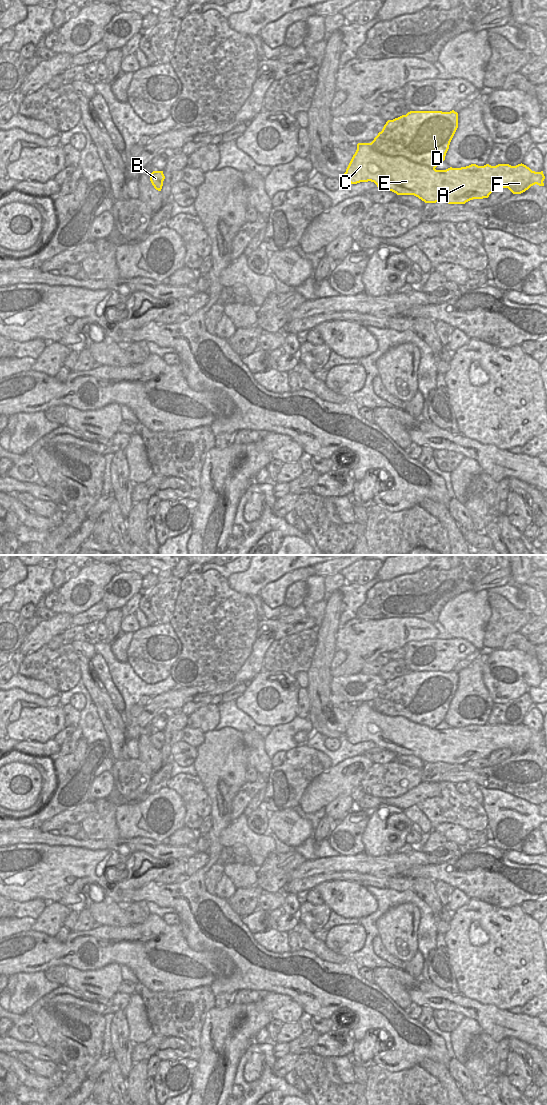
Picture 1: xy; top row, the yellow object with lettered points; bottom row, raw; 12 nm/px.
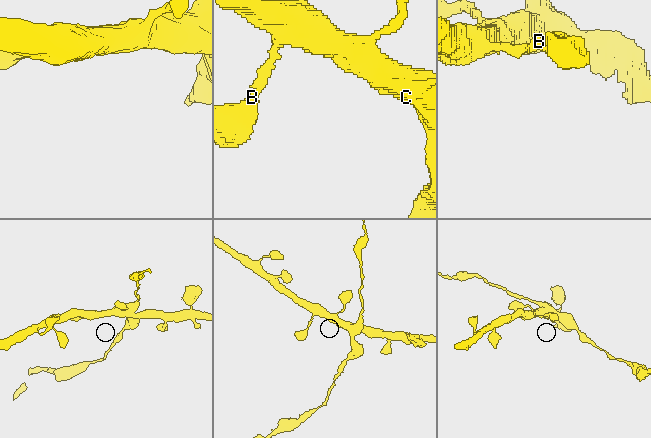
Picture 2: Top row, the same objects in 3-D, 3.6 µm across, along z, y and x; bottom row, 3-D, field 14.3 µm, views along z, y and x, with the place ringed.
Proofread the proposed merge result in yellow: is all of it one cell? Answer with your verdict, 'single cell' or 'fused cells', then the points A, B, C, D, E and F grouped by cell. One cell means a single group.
fused cells; A B C E F / D

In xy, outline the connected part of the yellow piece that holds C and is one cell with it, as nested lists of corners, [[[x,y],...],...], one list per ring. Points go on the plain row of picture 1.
[[[358,703],[346,732],[343,736],[351,743],[374,742],[377,747],[389,750],[397,755],[414,755],[425,763],[444,762],[448,764],[465,764],[473,759],[488,758],[489,755],[502,748],[508,748],[513,754],[521,754],[531,746],[544,746],[543,731],[535,732],[524,724],[511,726],[471,724],[461,728],[436,730],[428,726],[416,724],[402,716],[387,716],[376,711],[371,703]]]

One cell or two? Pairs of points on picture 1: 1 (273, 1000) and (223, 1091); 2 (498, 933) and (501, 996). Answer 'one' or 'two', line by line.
1: one
2: one

